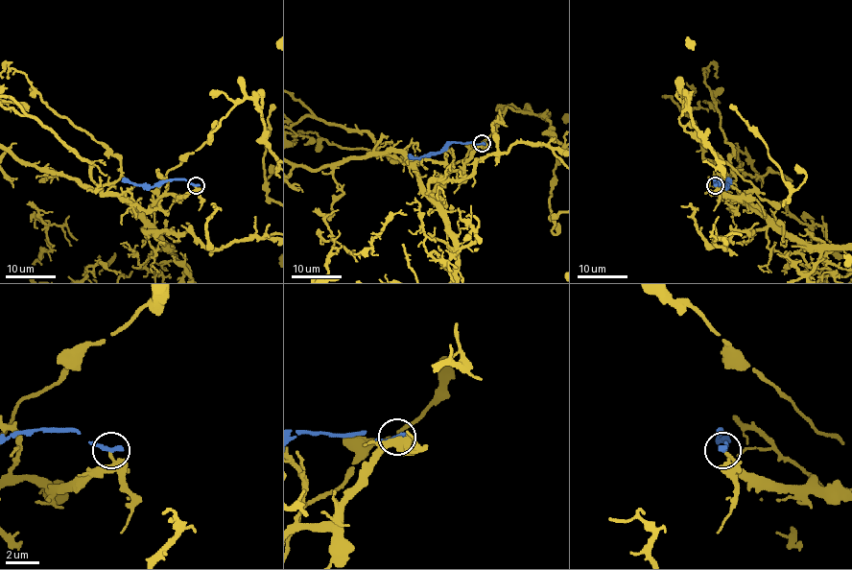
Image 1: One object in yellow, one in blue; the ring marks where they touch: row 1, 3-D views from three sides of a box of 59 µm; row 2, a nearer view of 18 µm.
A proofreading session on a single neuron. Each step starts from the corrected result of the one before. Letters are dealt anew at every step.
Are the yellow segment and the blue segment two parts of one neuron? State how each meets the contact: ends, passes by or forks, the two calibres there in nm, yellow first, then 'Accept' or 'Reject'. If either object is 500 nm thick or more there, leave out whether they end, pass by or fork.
At the ring yellow ends. At the ring blue ends. Thickness 200 nm (yellow) against 360 nm. Reject

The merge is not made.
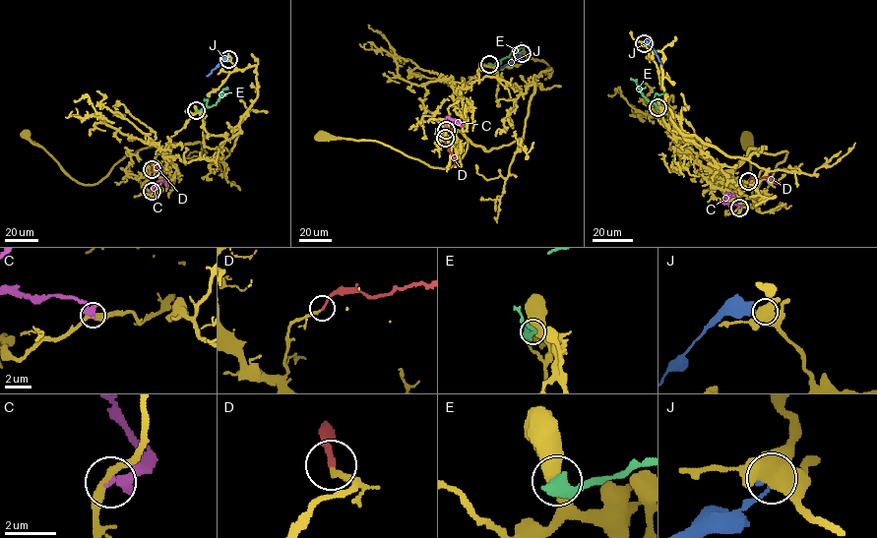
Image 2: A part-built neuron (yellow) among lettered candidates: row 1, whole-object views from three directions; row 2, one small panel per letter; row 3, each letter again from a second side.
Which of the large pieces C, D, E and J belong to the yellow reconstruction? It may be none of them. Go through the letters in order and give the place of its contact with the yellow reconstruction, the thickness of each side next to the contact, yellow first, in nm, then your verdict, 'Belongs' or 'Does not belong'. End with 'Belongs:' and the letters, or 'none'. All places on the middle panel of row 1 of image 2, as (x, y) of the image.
C: Touches yellow at (446, 130). Thickness 360 nm (yellow) against 220 nm. Does not belong
D: Touches yellow at (445, 138). Thickness 200 nm (yellow) against 220 nm. Belongs
E: Touches yellow at (489, 64). Thickness 600 nm (yellow) against 600 nm. Does not belong
J: Touches yellow at (522, 53). Thickness 600 nm (yellow) against 200 nm. Does not belong
Belongs: D

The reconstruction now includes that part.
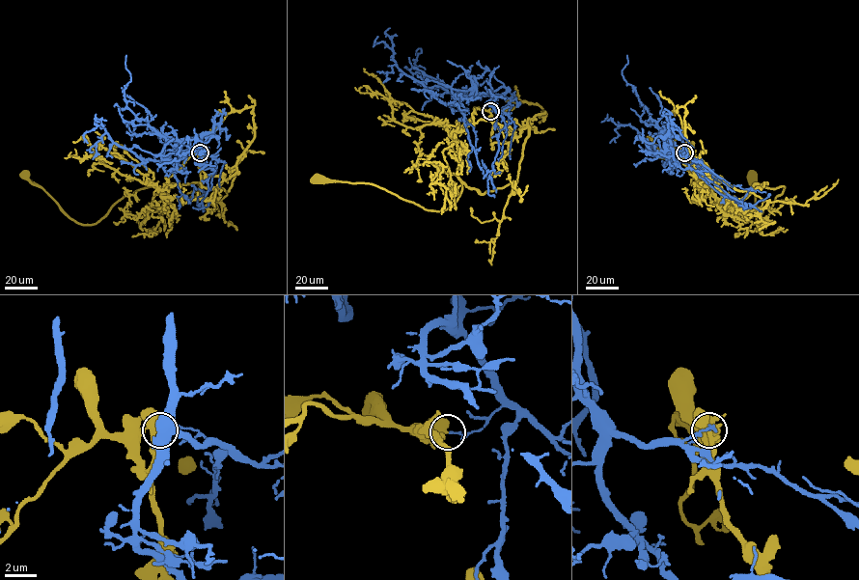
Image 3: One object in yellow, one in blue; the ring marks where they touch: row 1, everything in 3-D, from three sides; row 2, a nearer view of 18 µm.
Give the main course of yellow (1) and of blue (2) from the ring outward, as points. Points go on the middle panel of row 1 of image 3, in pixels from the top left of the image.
1: (491, 111), (476, 108), (452, 136), (459, 150), (461, 190), (445, 209), (427, 210), (368, 183), (316, 179)
2: (491, 111), (488, 92), (458, 91), (453, 104), (441, 102), (398, 68), (386, 43), (374, 44), (377, 36)

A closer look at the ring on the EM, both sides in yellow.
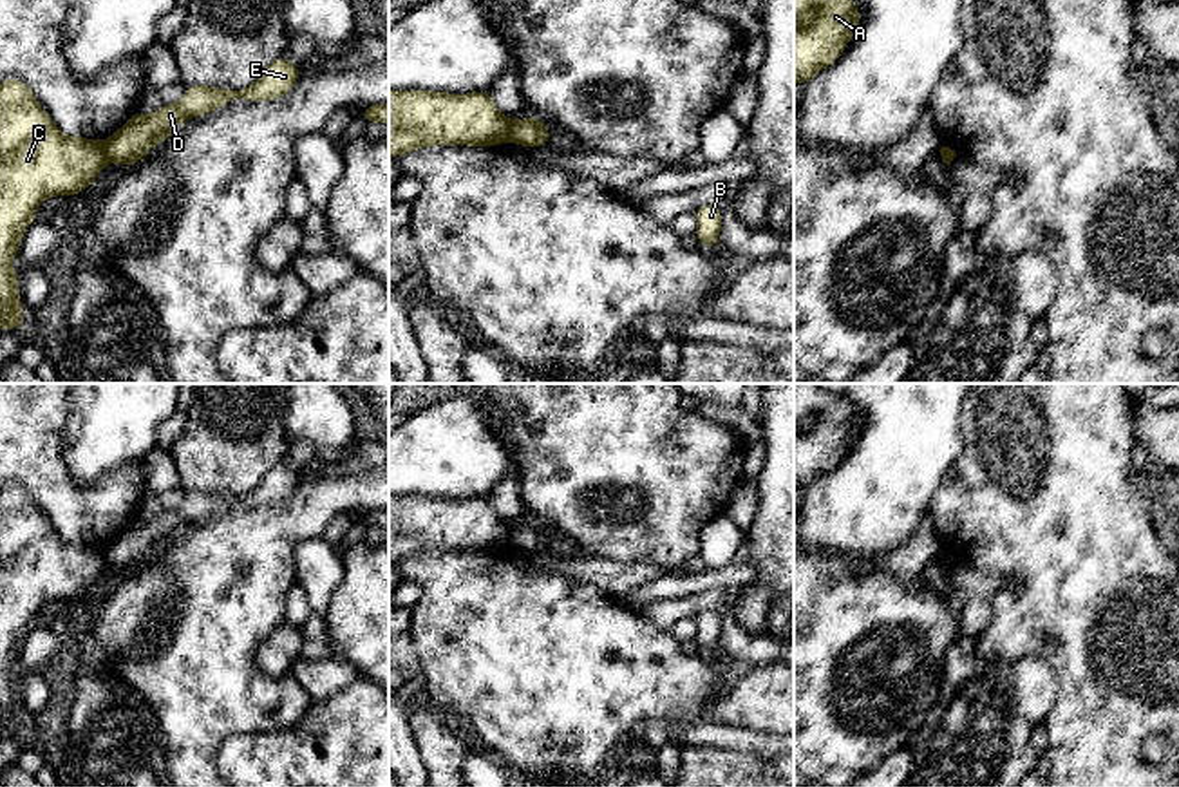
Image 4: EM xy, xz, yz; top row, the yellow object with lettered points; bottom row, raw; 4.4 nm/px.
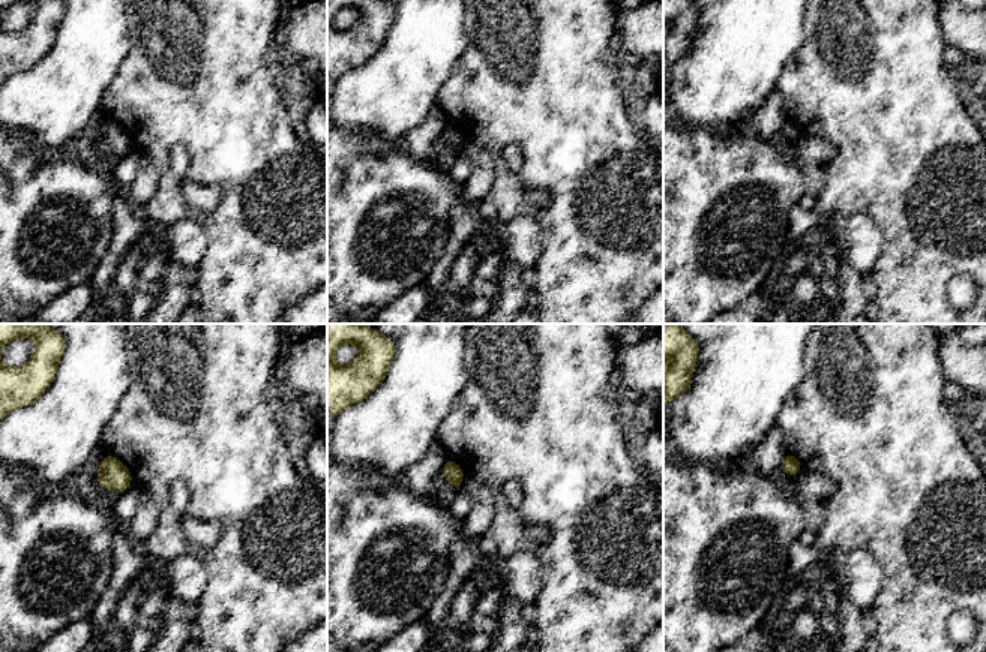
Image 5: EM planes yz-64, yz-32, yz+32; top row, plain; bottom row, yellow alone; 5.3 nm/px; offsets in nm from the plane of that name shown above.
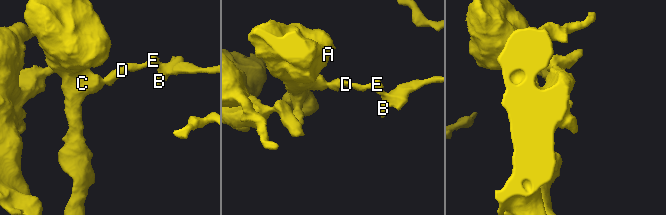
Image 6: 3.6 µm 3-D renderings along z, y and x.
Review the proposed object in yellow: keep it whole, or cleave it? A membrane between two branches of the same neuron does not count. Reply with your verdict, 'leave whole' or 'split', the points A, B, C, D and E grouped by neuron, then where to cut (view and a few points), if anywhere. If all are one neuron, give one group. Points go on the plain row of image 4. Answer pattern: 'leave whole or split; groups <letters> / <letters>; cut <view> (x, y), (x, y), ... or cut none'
split; groups A C / B D E; cut xy (102, 549), (107, 563)

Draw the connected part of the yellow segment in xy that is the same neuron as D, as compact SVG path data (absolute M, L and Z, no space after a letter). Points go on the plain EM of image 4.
M278 461L262 478L259 487L242 496L212 494L203 490L186 492L184 503L177 510L166 510L152 521L139 516L105 548L105 561L123 572L141 566L146 555L177 536L192 521L206 519L235 503L246 507L275 505L289 498L302 474Z

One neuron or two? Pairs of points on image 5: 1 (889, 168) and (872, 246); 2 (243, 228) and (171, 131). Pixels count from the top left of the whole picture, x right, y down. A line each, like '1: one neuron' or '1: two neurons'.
1: two neurons
2: one neuron

